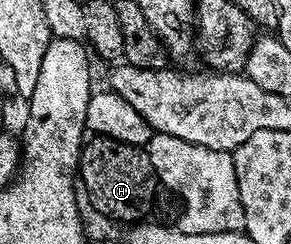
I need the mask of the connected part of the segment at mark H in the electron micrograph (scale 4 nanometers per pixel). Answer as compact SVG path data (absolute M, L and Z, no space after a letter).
M90 136L81 147L80 173L80 188L83 193L85 188L90 203L103 216L128 223L141 223L148 218L145 216L153 205L153 192L159 189L159 182L148 152L142 146L119 143L119 139L110 137Z

